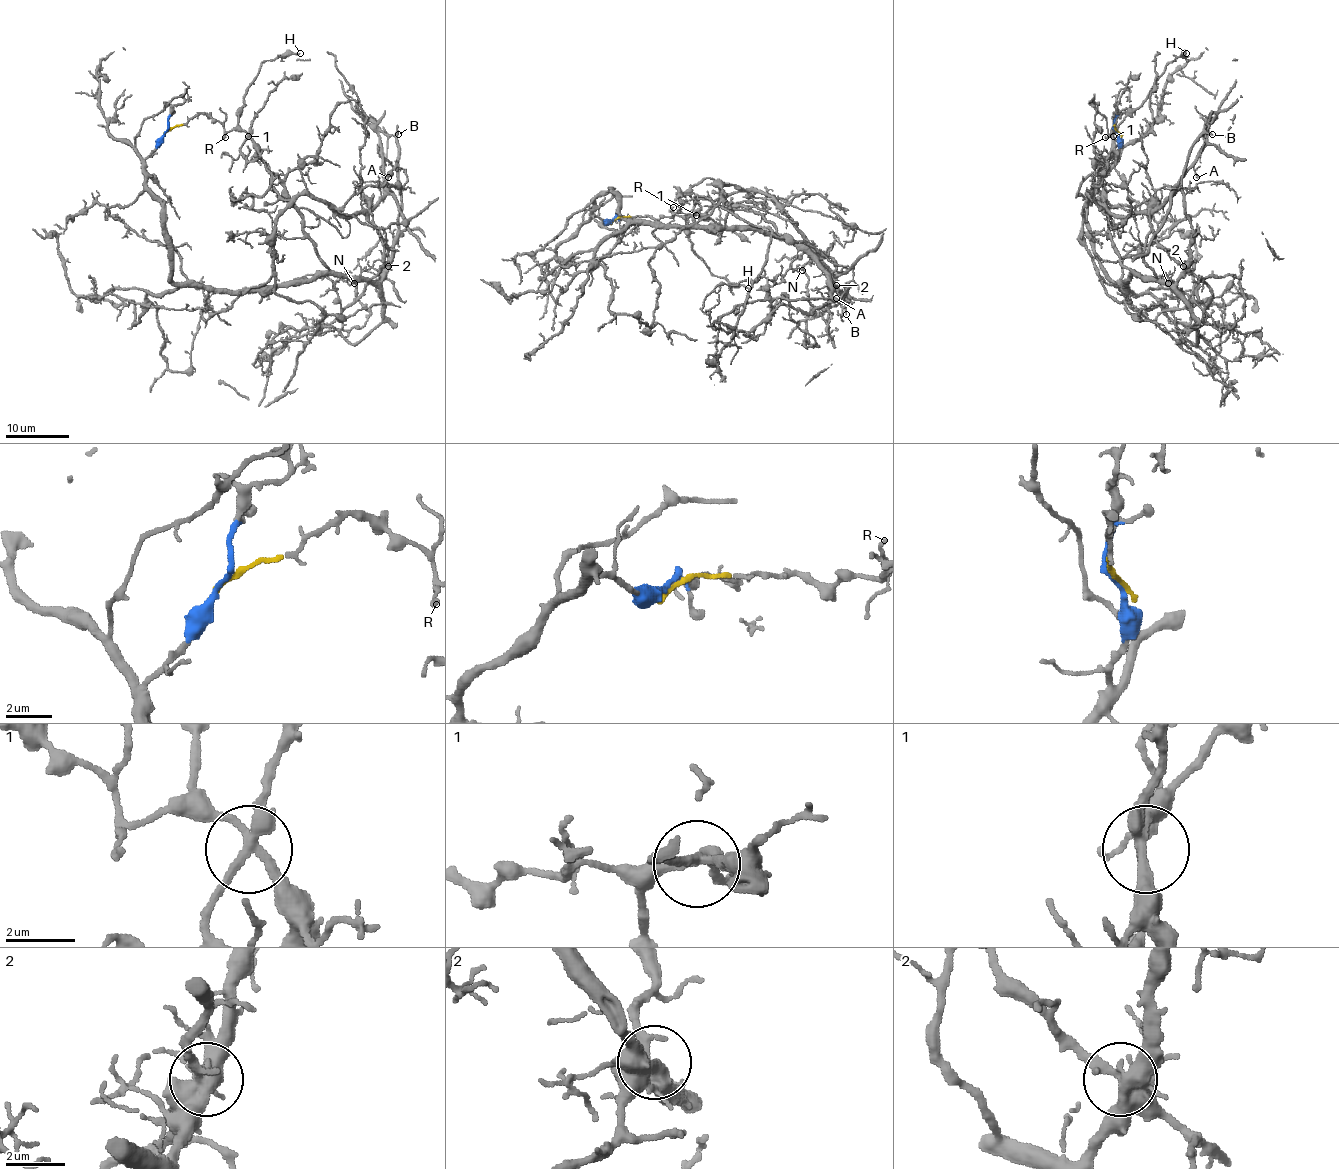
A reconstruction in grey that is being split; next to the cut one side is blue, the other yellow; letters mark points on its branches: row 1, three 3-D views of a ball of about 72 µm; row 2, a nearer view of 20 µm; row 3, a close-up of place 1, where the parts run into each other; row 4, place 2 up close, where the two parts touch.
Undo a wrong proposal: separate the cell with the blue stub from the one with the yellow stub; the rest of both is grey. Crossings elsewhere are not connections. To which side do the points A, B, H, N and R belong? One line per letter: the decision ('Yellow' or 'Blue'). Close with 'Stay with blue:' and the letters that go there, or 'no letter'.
A: Yellow
B: Blue
H: Yellow
N: Blue
R: Yellow
Stay with blue: B, N

